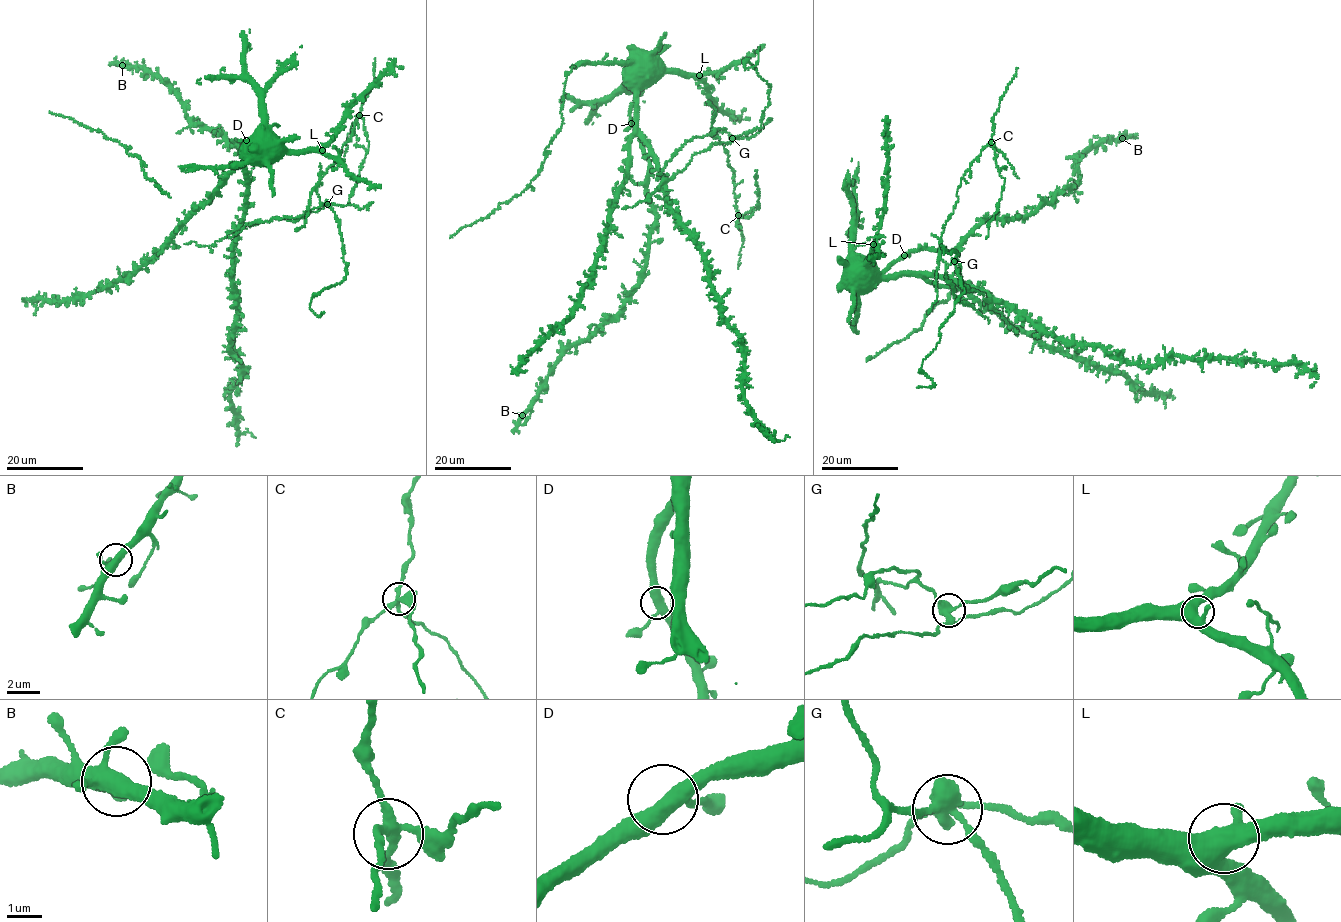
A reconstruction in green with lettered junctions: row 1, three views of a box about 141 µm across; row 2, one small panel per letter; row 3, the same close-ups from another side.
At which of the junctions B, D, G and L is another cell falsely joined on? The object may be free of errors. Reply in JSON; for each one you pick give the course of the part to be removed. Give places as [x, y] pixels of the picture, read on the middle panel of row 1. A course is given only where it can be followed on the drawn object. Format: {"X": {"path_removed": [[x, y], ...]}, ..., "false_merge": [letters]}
{"G": {"path_removed": [[732, 138], [725, 131], [715, 132], [734, 171], [735, 205], [740, 214], [759, 207], [756, 170]]}, "false_merge": ["G"]}

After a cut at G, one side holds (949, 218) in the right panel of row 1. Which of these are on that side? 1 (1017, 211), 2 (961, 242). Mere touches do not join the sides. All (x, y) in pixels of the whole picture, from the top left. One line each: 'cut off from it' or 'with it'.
1: cut off from it
2: cut off from it

